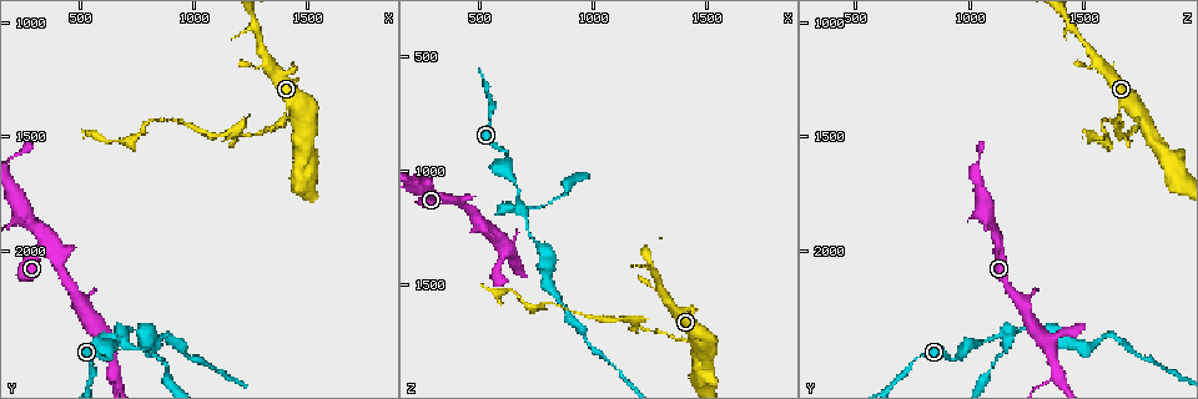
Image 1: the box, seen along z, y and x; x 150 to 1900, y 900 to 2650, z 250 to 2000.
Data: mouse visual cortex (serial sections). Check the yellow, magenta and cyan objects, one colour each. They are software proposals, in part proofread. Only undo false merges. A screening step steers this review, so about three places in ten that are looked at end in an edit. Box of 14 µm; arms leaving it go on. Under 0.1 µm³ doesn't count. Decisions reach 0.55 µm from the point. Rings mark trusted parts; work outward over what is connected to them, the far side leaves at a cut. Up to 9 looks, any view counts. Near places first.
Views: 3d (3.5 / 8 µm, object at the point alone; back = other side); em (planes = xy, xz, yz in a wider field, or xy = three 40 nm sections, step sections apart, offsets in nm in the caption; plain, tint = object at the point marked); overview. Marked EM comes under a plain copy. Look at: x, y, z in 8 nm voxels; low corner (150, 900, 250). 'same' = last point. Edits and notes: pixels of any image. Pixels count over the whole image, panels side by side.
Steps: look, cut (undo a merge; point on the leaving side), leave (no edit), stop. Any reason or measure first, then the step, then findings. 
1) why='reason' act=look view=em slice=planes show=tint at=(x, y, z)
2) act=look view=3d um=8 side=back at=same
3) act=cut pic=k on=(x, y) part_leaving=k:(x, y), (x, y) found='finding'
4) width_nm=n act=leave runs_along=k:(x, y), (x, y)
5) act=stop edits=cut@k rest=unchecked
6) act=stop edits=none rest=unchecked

why='two arms in line, one across' act=look view=3d um=3.5 at=(1430, 1420, 1750)

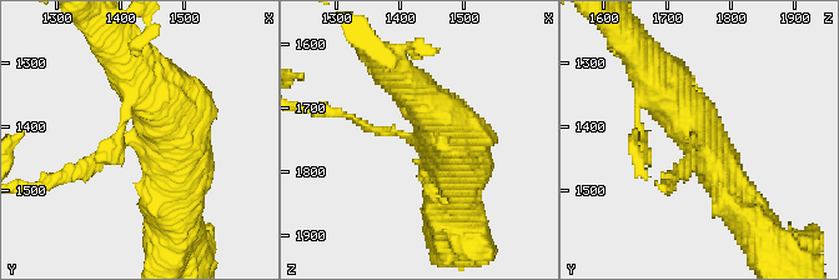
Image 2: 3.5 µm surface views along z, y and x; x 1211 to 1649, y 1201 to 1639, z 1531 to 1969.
why='now the EM' act=look view=em slice=xy step=1 show=tint at=(1430, 1410, 1745)

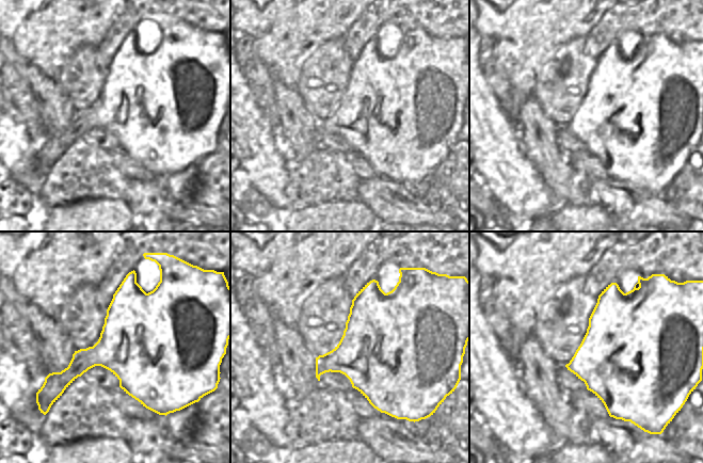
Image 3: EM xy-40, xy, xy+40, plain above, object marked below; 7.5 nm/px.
width_nm=650 act=cut pic=2 on=(90, 170) part_leaving=2:(397, 135), (340, 113), (312, 113) found='two cells meet here'

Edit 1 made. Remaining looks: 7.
why='three-way junction' act=look view=3d um=3.5 at=(340, 1950, 1120)

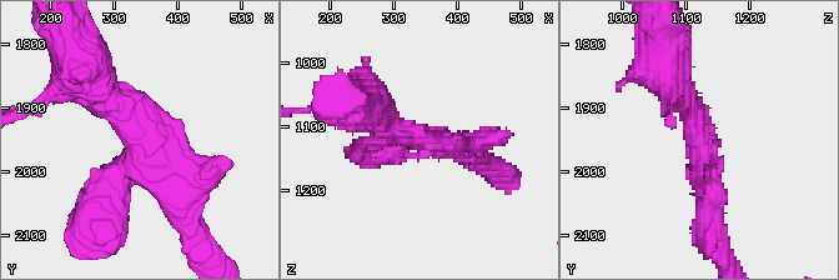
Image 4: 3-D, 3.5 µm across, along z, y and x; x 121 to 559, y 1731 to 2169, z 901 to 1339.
why='need the tissue' act=look view=em slice=xy step=1 show=tint at=(345, 1960, 1115)

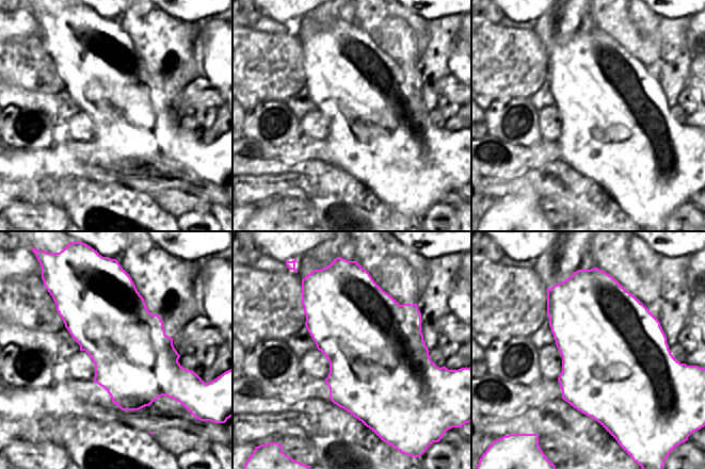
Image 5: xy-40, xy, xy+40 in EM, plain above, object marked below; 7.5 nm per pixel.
act=leave runs_along=4:(709, 203), (713, 173), (672, 80) found='all the same cell'

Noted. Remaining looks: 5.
why='two arms in line, one across' act=look view=3d um=3.5 at=(690, 2370, 1170)

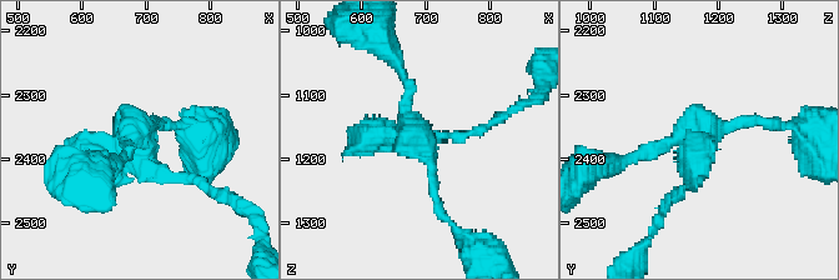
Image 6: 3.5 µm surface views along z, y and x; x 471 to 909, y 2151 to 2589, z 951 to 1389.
act=look view=em slice=xy step=1 show=tint at=(680, 2355, 1165)

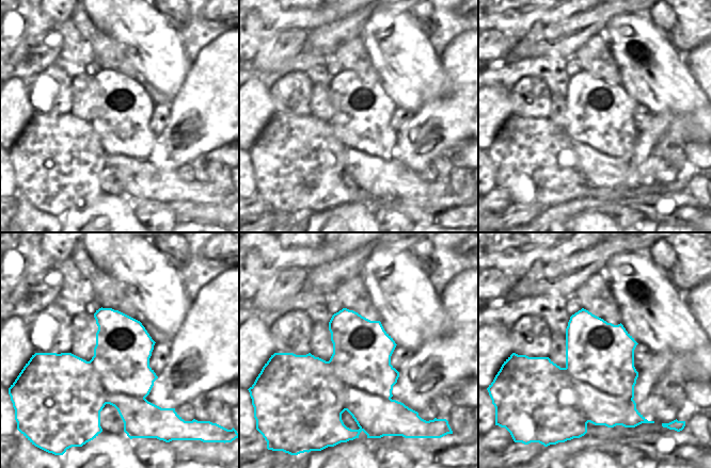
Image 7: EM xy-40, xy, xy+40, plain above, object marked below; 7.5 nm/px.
act=cut pic=6 on=(350, 149) border=7:(329, 360), (347, 386), (390, 398) found='a second cell is stuck on'

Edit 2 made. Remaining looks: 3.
why='three arms meet' act=look view=3d um=3.5 at=(640, 2550, 1390)

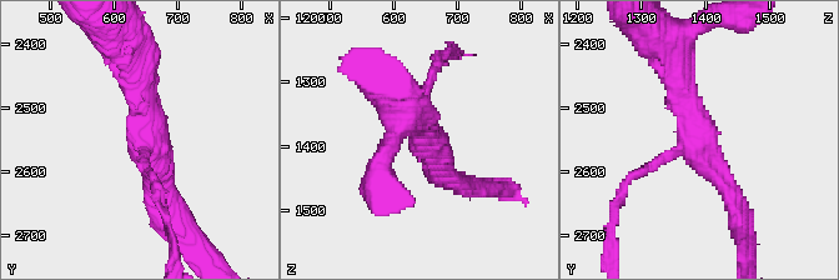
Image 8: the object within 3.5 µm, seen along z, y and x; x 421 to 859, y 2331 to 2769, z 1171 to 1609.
arms=3 arm_widths_nm=150,300,400 act=look view=em slice=xy step=3 show=tint at=(640, 2555, 1385)

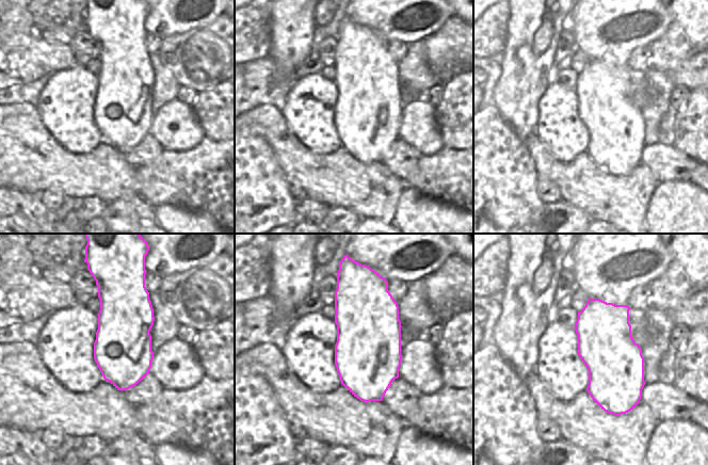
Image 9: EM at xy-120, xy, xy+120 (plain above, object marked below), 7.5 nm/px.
width_nm=500 act=leave runs_along=8:(674, 61), (694, 141), (739, 199) found='one cell here'

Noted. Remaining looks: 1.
act=stop edits=cut@2,cut@6 rest=unchecked

